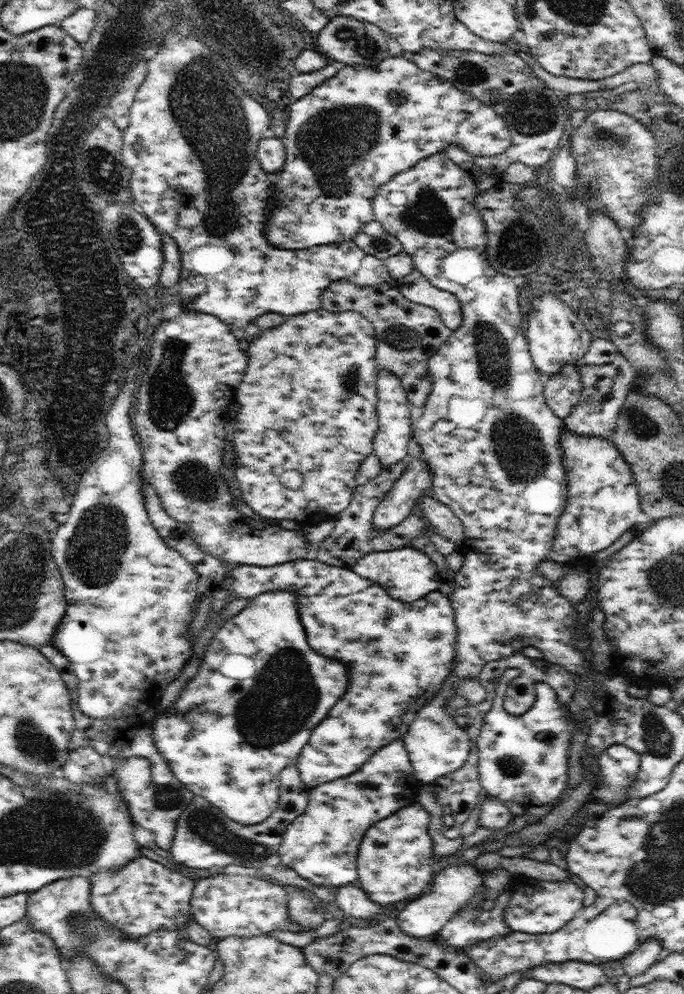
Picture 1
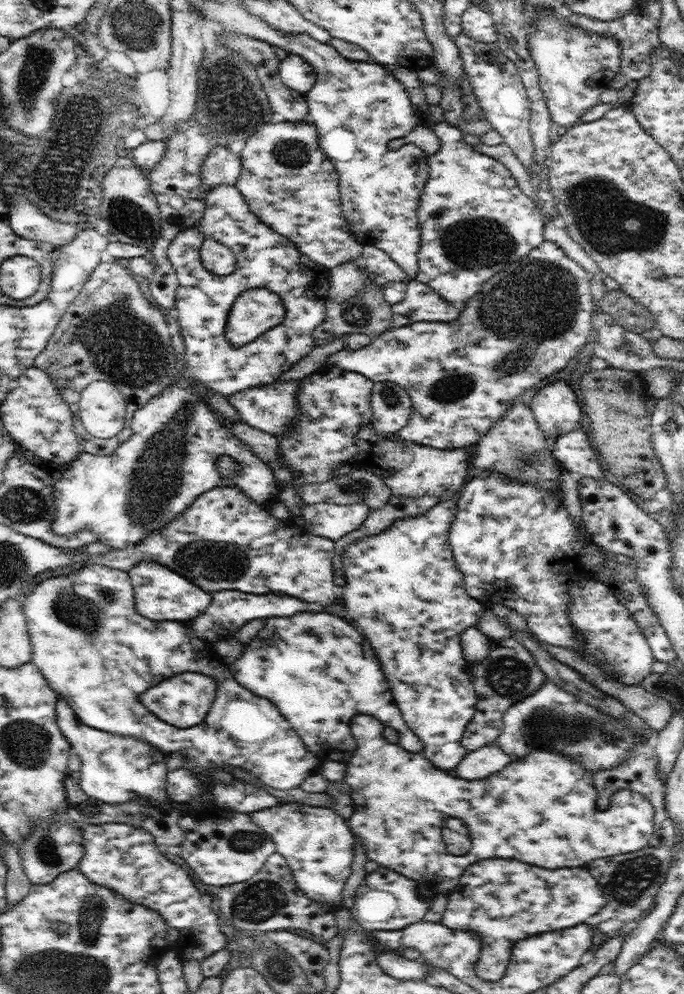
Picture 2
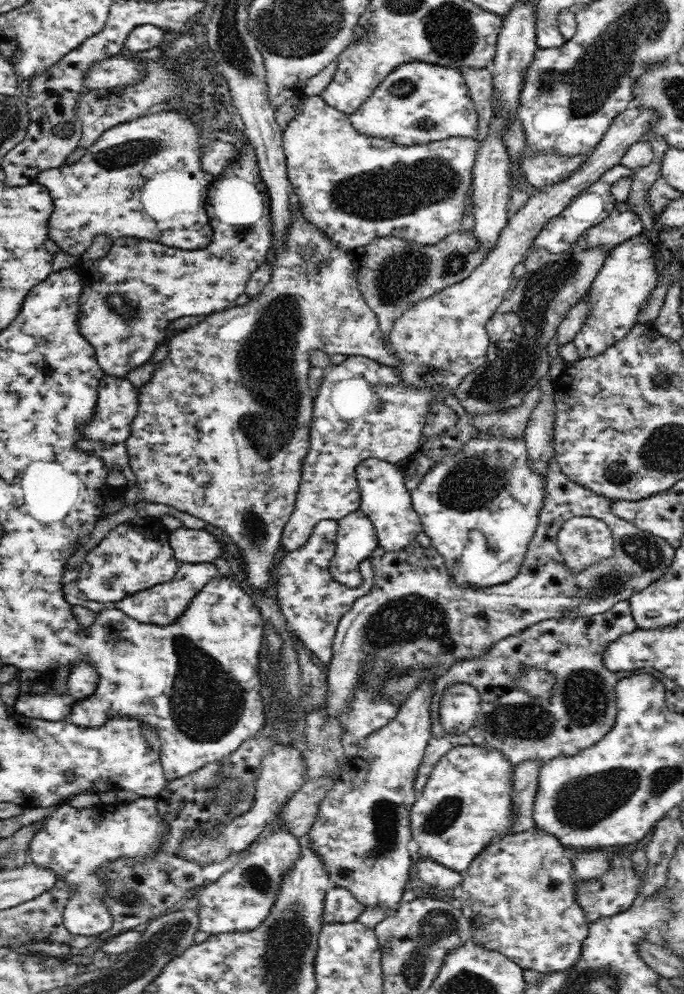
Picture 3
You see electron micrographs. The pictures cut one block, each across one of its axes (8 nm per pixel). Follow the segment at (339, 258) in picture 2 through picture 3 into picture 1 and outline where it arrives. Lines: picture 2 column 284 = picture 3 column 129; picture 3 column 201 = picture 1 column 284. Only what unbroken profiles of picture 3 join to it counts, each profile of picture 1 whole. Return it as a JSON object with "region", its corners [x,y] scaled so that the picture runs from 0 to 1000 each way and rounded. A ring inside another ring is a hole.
{"region":[[[567,56],[548,67],[529,67],[519,65],[501,65],[484,79],[475,80],[471,85],[456,90],[447,97],[431,100],[424,105],[424,121],[415,132],[412,140],[418,155],[415,169],[405,175],[398,176],[395,181],[395,197],[399,198],[401,208],[395,208],[392,222],[386,226],[386,237],[390,243],[404,251],[447,251],[465,248],[474,245],[518,242],[523,235],[545,221],[544,200],[550,196],[550,190],[566,185],[576,177],[595,172],[620,158],[637,155],[649,155],[658,145],[670,145],[681,153],[693,157],[715,157],[735,155],[747,145],[747,136],[737,124],[737,121],[713,105],[705,105],[699,99],[670,91],[658,81],[617,70],[605,61],[595,60],[588,56]]]}

